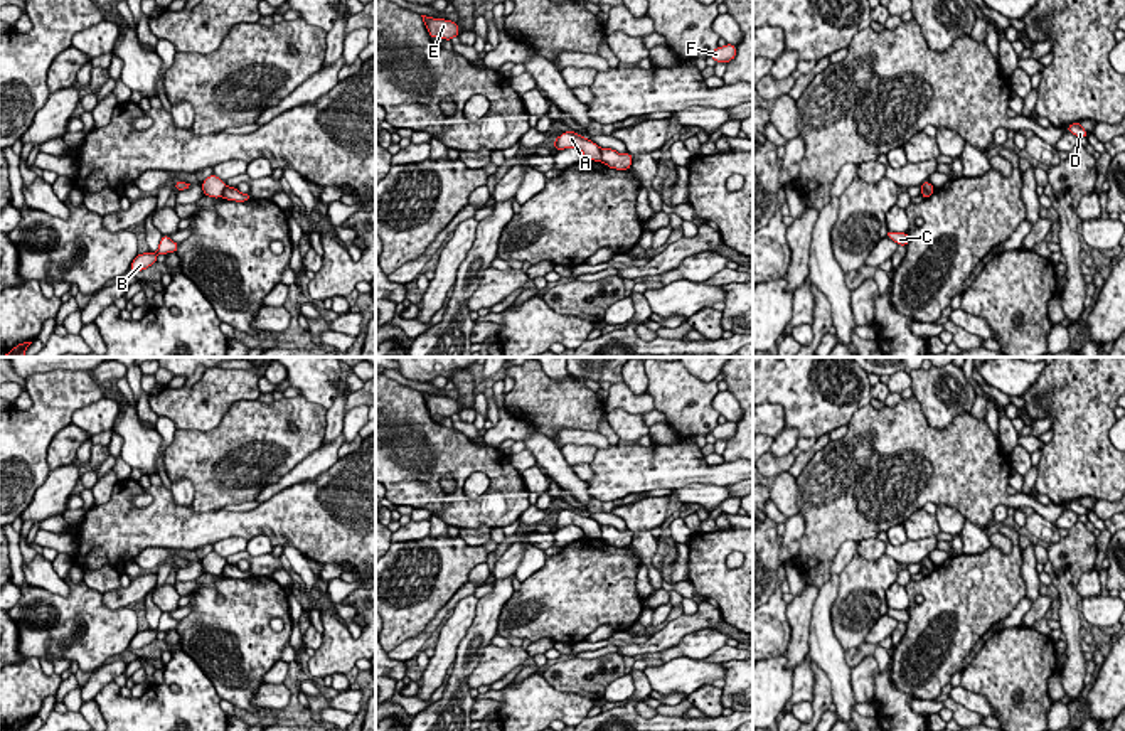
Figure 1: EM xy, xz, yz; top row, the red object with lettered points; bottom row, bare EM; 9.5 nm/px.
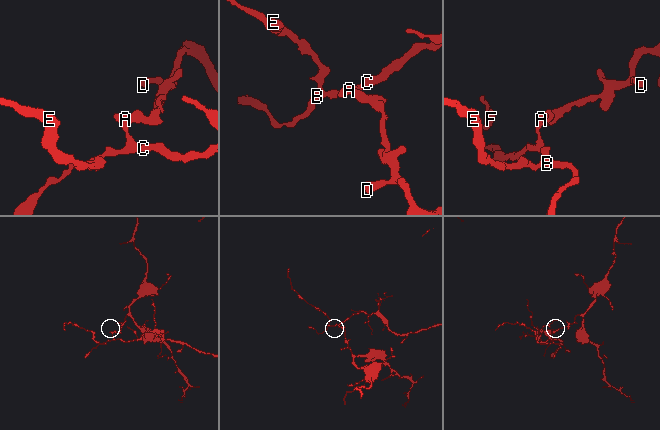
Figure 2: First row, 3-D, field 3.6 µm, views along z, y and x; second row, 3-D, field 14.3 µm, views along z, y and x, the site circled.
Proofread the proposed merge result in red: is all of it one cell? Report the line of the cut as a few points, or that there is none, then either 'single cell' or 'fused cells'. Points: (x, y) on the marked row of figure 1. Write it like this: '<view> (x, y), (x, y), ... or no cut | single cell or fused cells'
xz (600, 149), (602, 160) | fused cells

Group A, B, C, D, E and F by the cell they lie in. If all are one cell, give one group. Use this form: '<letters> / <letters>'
A B C E F / D

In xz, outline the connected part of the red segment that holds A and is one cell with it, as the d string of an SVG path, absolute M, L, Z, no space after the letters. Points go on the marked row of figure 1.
M566 131L554 140L554 150L578 148L586 160L601 162L601 147L574 131Z

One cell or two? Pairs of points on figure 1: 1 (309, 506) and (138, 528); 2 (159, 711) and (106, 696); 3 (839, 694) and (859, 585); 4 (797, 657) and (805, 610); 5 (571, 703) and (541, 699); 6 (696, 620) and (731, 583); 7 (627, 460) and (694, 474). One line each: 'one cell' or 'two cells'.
1: one cell
2: one cell
3: two cells
4: one cell
5: one cell
6: two cells
7: one cell

